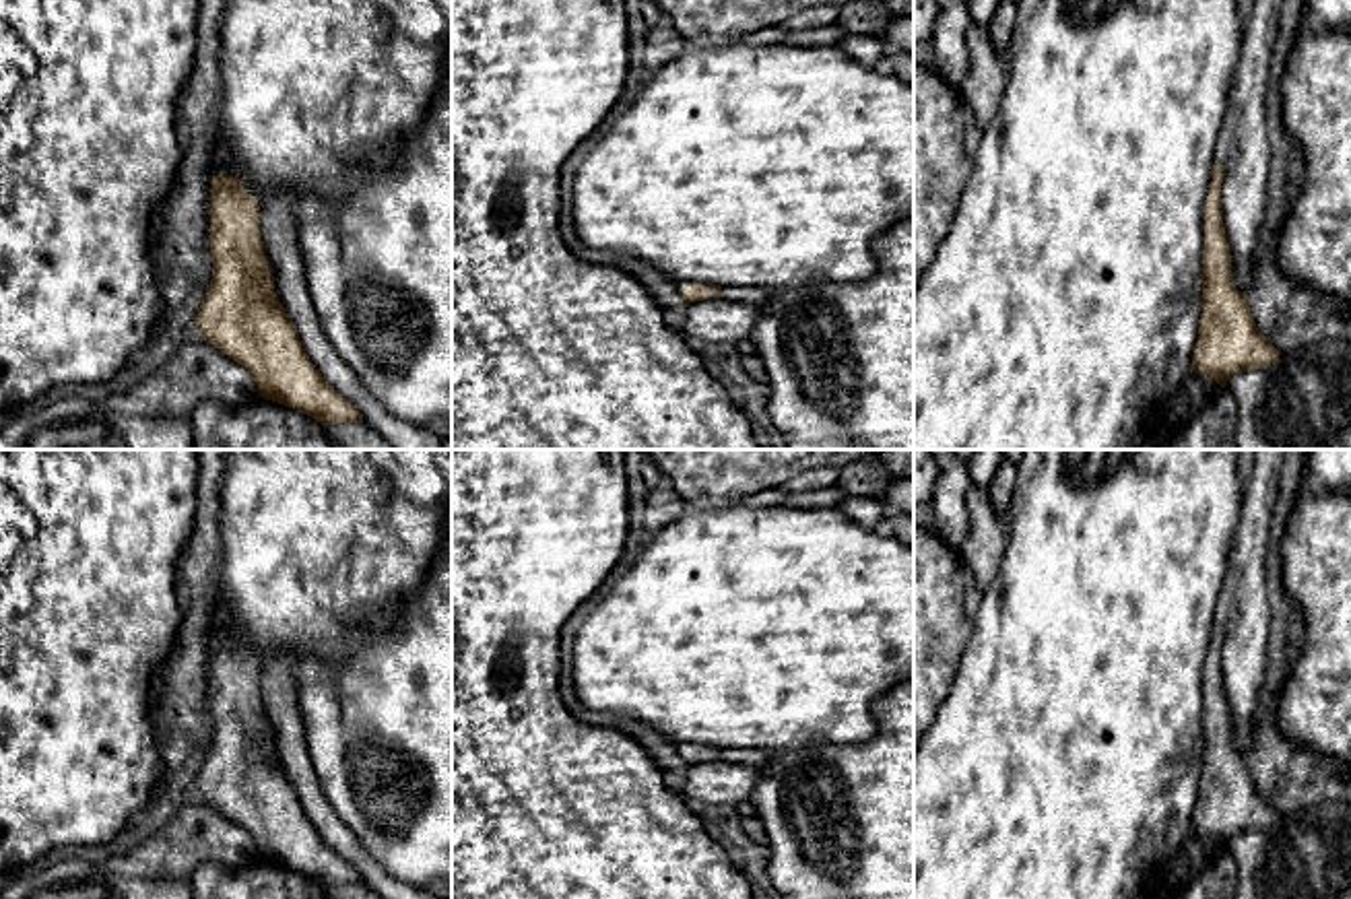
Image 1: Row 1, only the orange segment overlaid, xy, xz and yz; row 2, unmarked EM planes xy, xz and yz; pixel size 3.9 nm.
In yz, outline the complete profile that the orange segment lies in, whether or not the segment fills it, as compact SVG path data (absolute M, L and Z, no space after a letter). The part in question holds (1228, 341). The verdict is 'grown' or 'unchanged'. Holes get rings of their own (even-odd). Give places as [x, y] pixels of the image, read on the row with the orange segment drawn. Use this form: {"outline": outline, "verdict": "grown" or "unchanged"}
{"outline": "M1233 99L1227 101L1217 140L1211 184L1205 200L1205 258L1202 258L1202 313L1192 371L1227 386L1233 373L1264 369L1279 361L1279 351L1258 332L1246 295L1231 278L1229 241L1223 227L1221 184L1235 134Z", "verdict": "grown"}

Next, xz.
{"outline": "M679 280L677 289L687 303L722 299L722 287L697 282L697 280Z", "verdict": "grown"}

